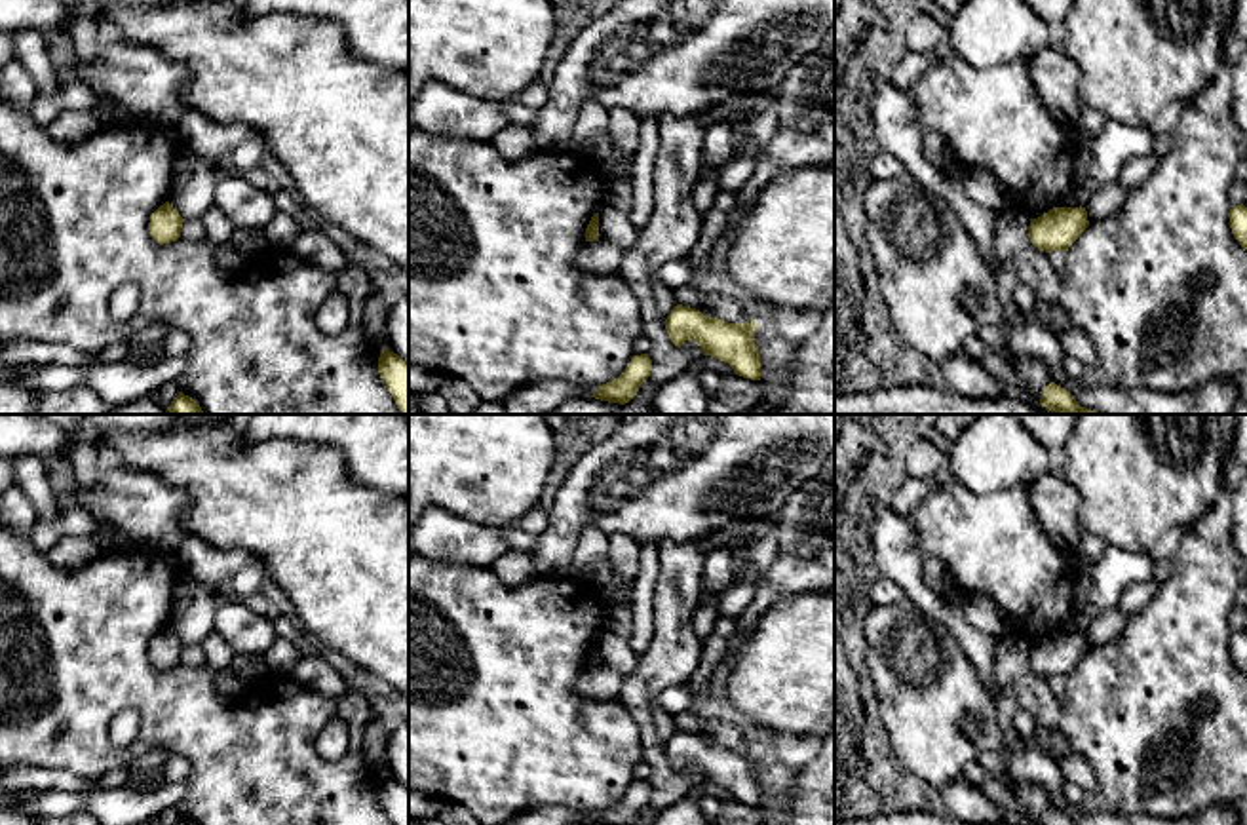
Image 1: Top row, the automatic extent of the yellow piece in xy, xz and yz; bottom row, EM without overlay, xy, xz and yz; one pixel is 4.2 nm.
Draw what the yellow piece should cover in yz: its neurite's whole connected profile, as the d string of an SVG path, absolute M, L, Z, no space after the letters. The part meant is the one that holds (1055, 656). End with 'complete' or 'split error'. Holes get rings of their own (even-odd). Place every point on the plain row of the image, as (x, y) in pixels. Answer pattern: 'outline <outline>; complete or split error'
outline M1053 633L1030 644L1028 663L1040 677L1068 677L1087 652L1085 633Z; complete

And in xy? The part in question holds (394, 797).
outline M380 776L378 800L393 825L409 825L409 789L390 776Z; complete

